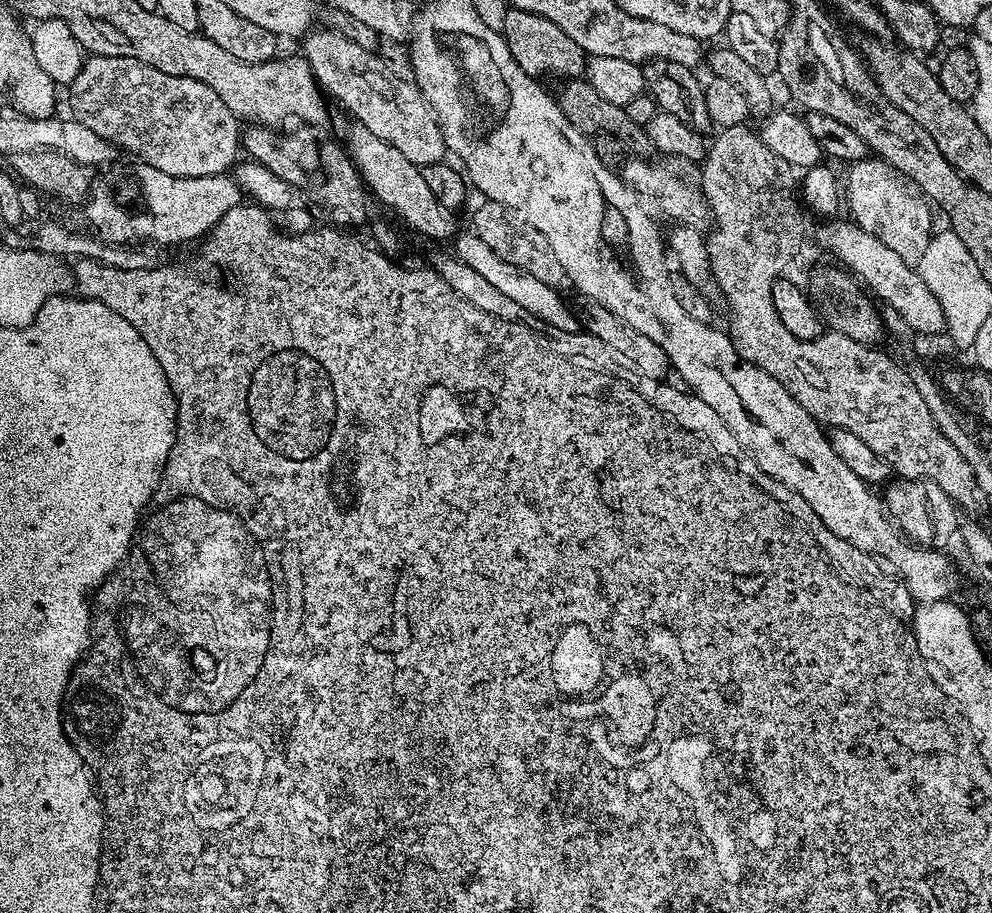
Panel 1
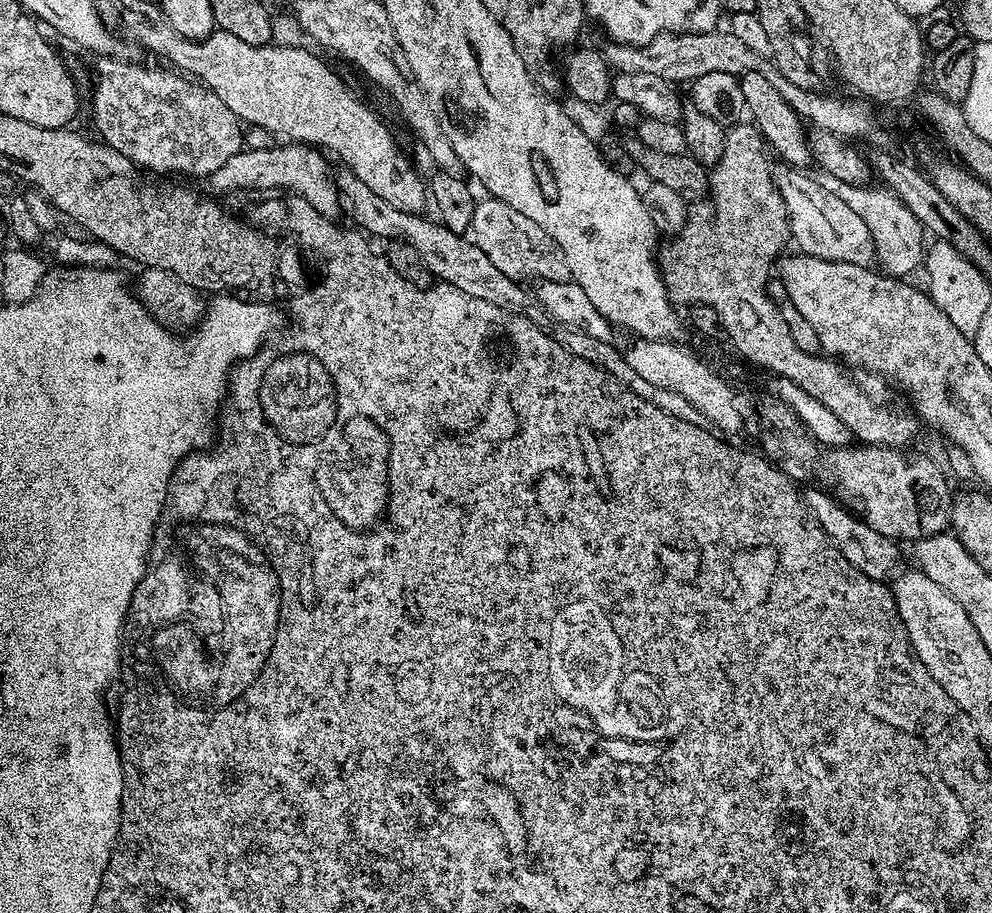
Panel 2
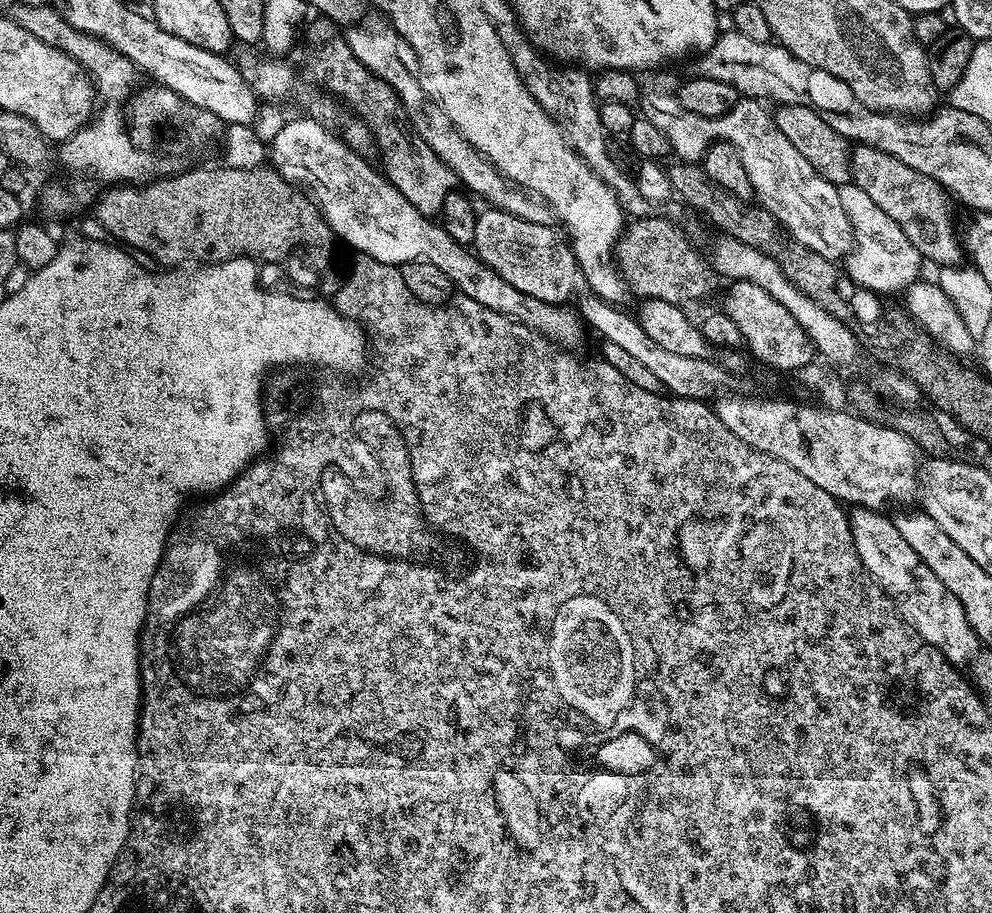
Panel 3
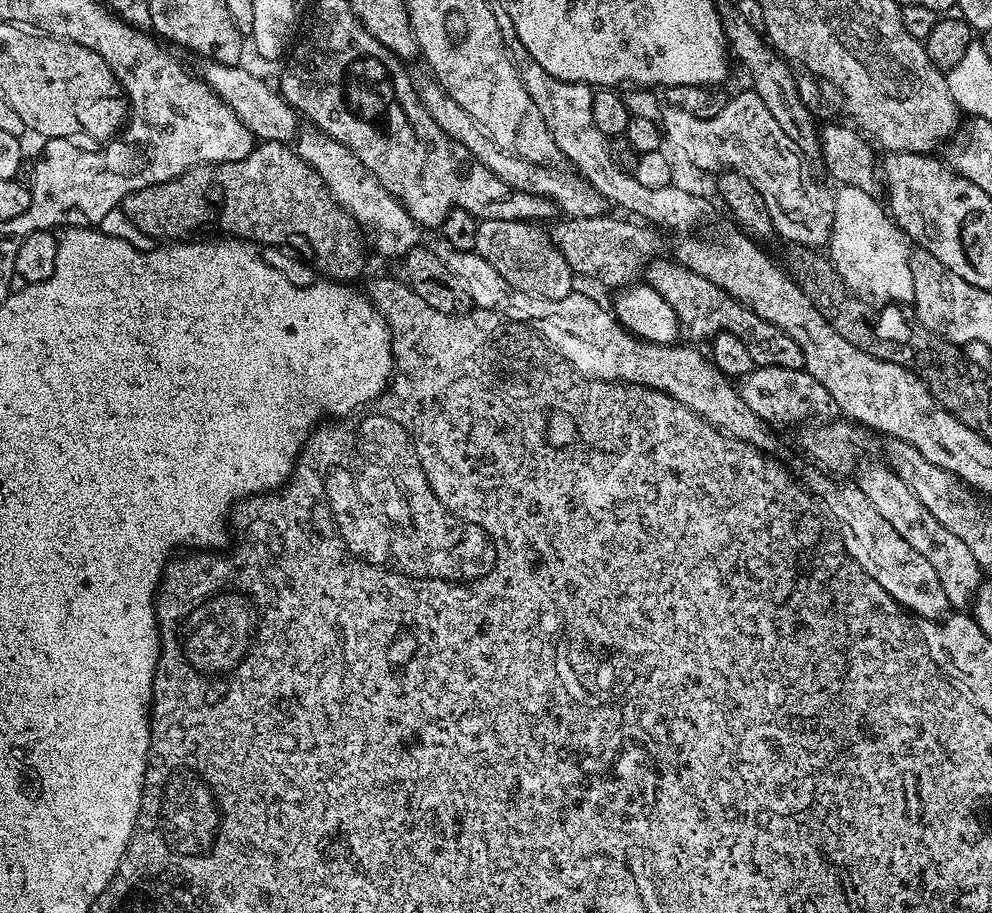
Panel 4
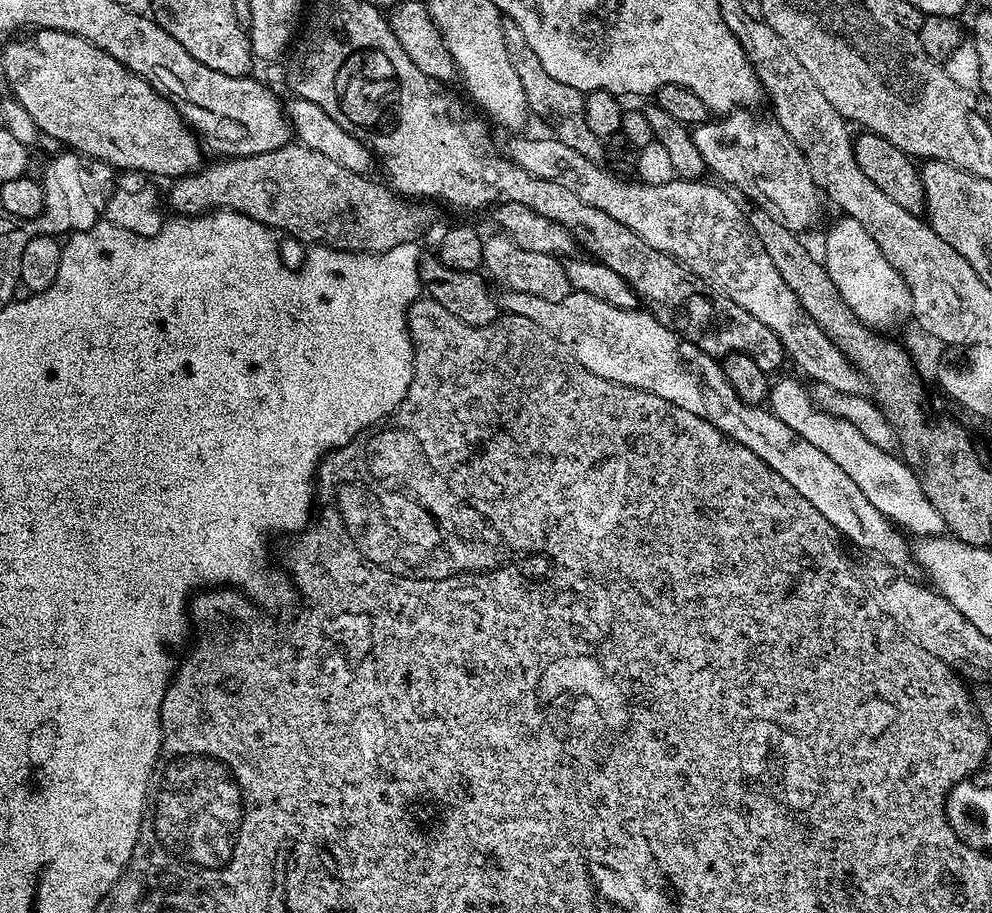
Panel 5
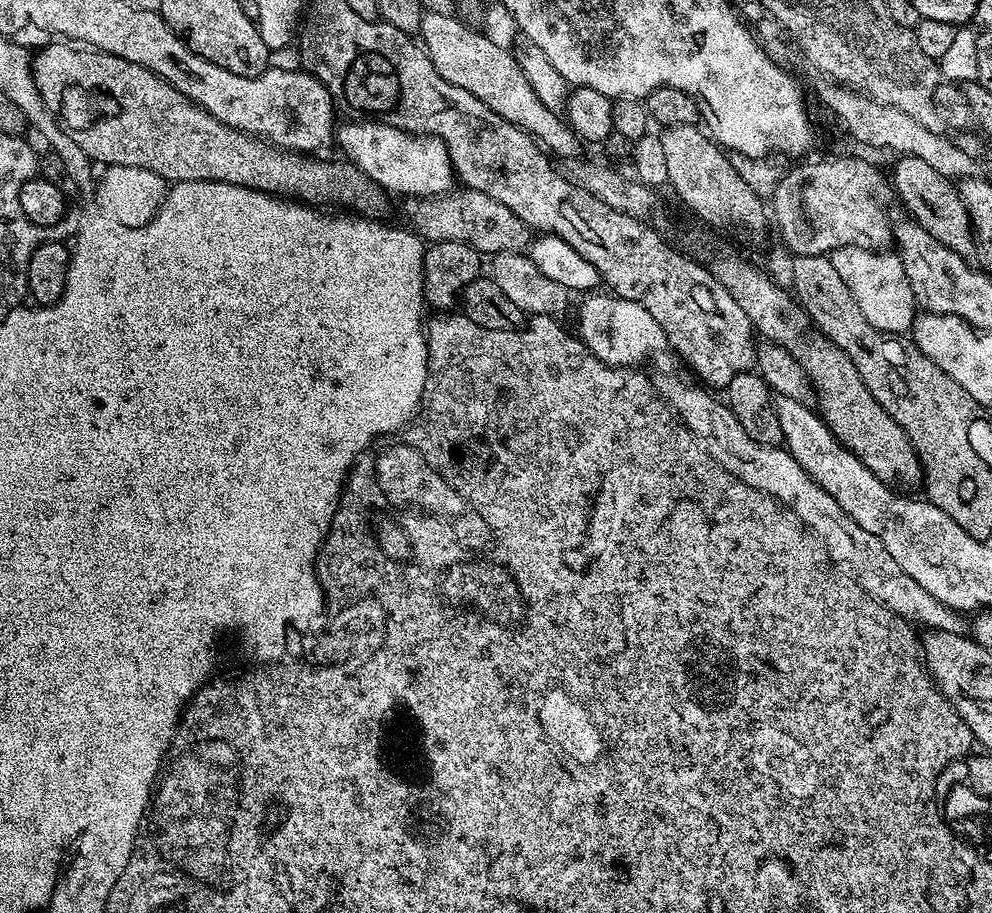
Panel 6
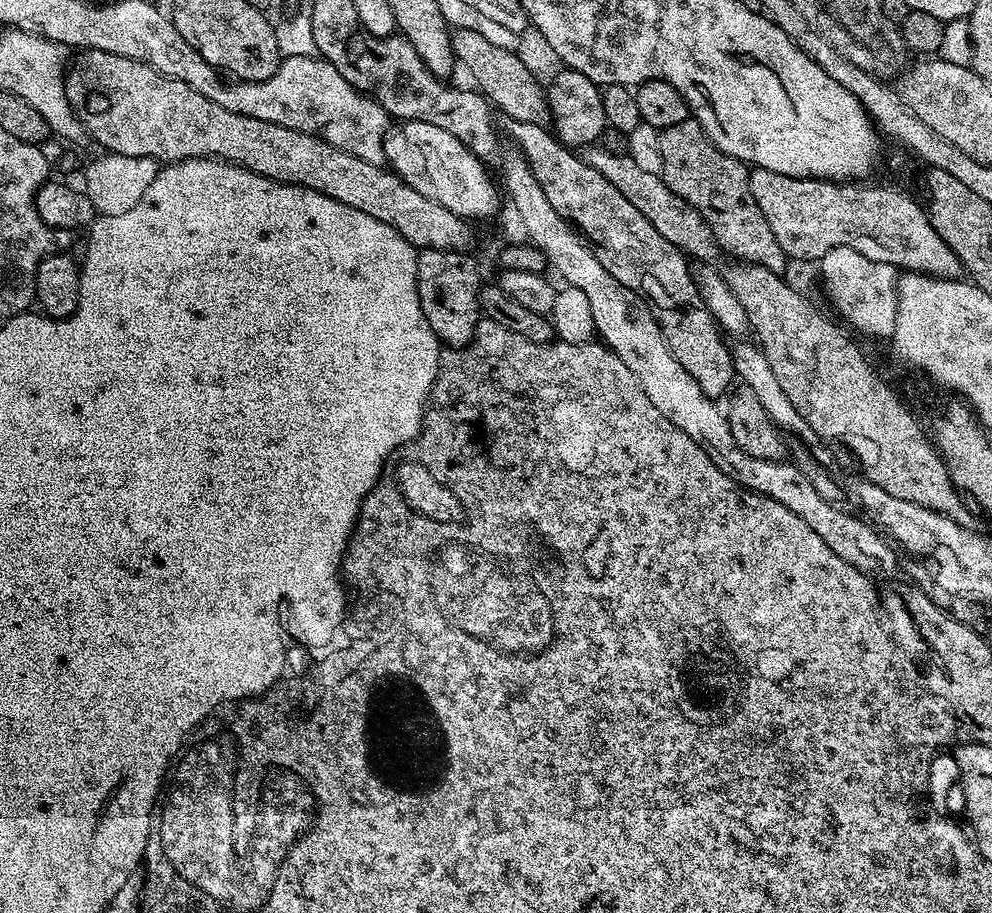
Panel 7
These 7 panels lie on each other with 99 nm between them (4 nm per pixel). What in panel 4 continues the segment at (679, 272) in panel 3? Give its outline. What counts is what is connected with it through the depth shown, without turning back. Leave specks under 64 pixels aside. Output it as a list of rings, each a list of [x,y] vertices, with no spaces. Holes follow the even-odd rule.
[[[611,214],[560,218],[551,225],[550,239],[577,277],[585,276],[611,290],[619,290],[632,284],[657,259],[656,251],[660,248],[655,227],[632,218],[620,219],[624,220],[615,220]]]

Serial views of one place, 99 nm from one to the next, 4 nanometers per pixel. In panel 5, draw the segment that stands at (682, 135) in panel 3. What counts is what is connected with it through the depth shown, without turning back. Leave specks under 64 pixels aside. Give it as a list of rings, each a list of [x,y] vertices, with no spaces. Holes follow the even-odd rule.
[[[737,110],[723,118],[712,118],[706,124],[695,125],[690,132],[694,146],[698,154],[702,154],[705,169],[713,172],[717,181],[733,184],[728,186],[749,196],[755,207],[766,210],[766,214],[786,226],[786,230],[804,234],[815,222],[822,201],[821,193],[812,181],[810,166],[802,150],[794,146],[790,134],[786,134],[775,119],[759,120],[752,112],[755,111]]]

